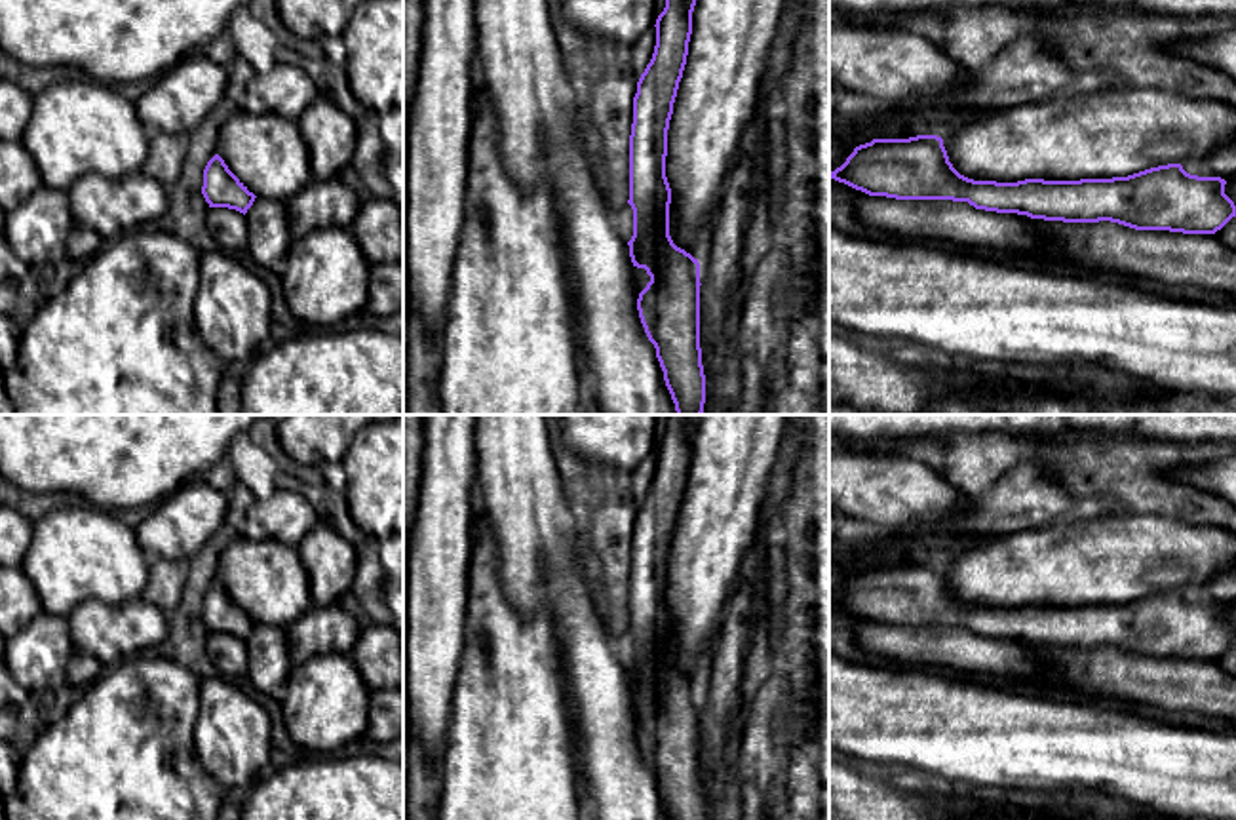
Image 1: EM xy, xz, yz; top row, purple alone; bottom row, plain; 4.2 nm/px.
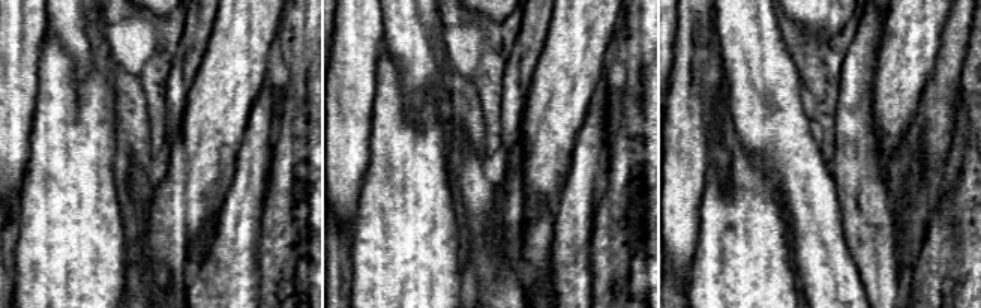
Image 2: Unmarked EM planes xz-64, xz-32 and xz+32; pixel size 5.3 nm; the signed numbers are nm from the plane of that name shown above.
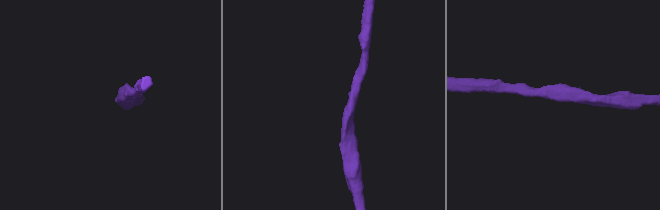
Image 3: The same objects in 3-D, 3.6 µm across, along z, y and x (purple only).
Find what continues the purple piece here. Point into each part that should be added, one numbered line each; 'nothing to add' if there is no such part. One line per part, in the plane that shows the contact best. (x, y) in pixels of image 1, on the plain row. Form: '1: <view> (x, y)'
nothing to add

